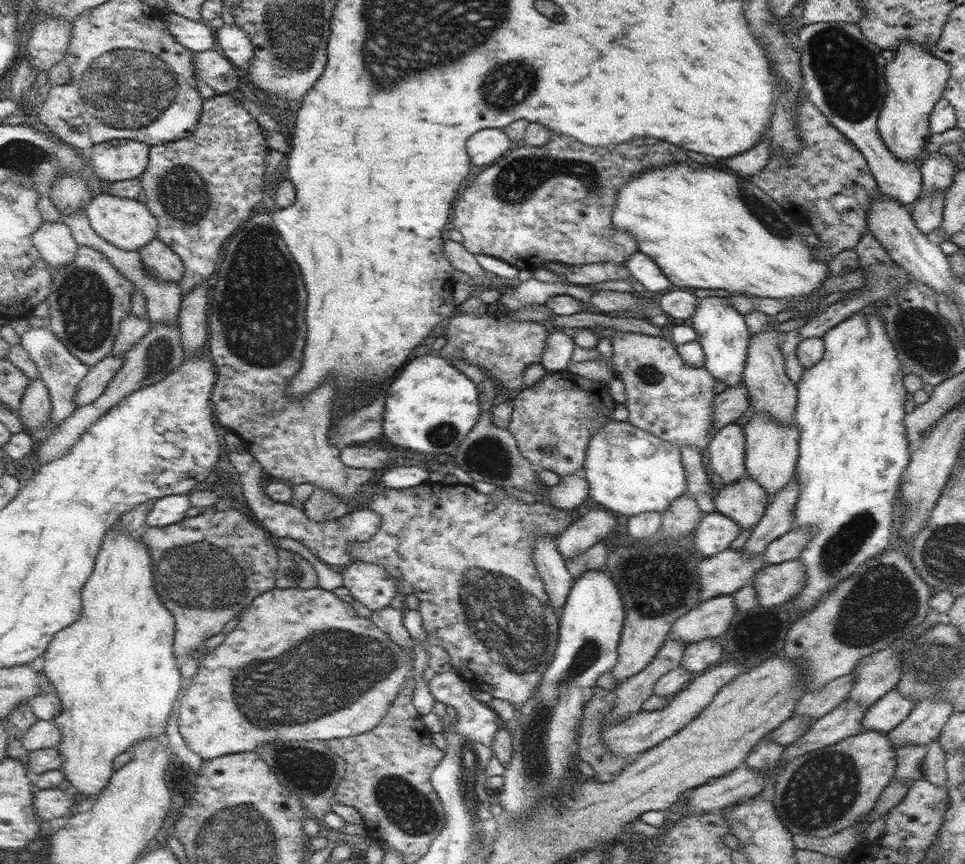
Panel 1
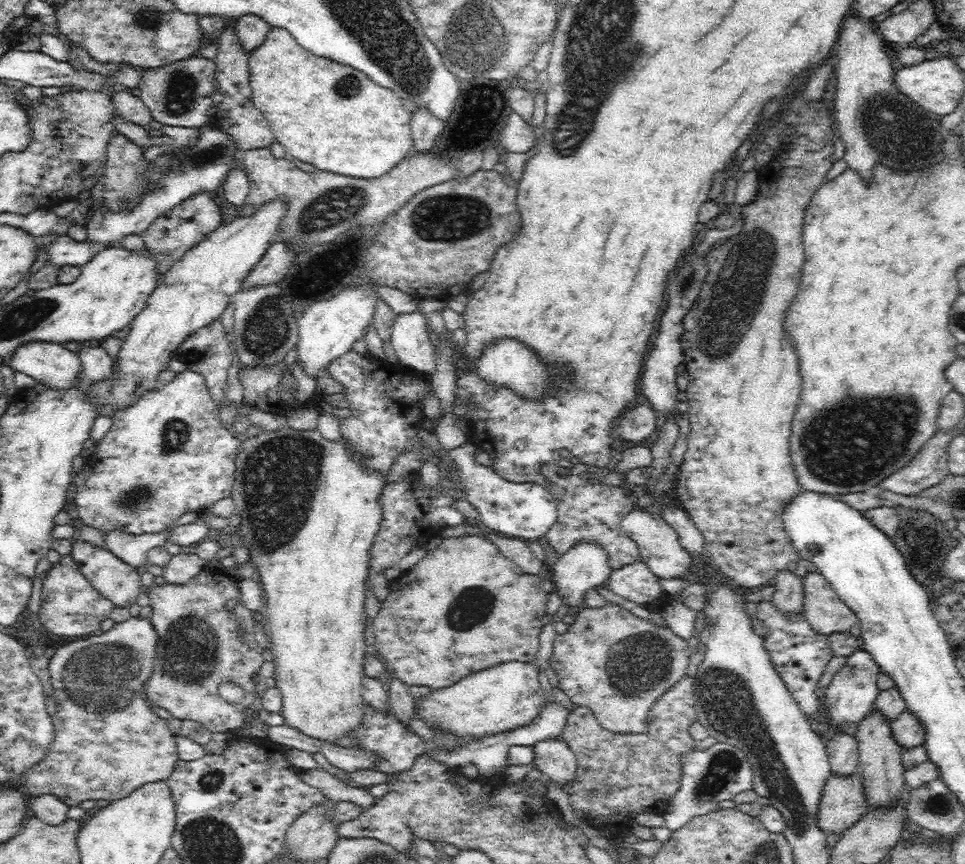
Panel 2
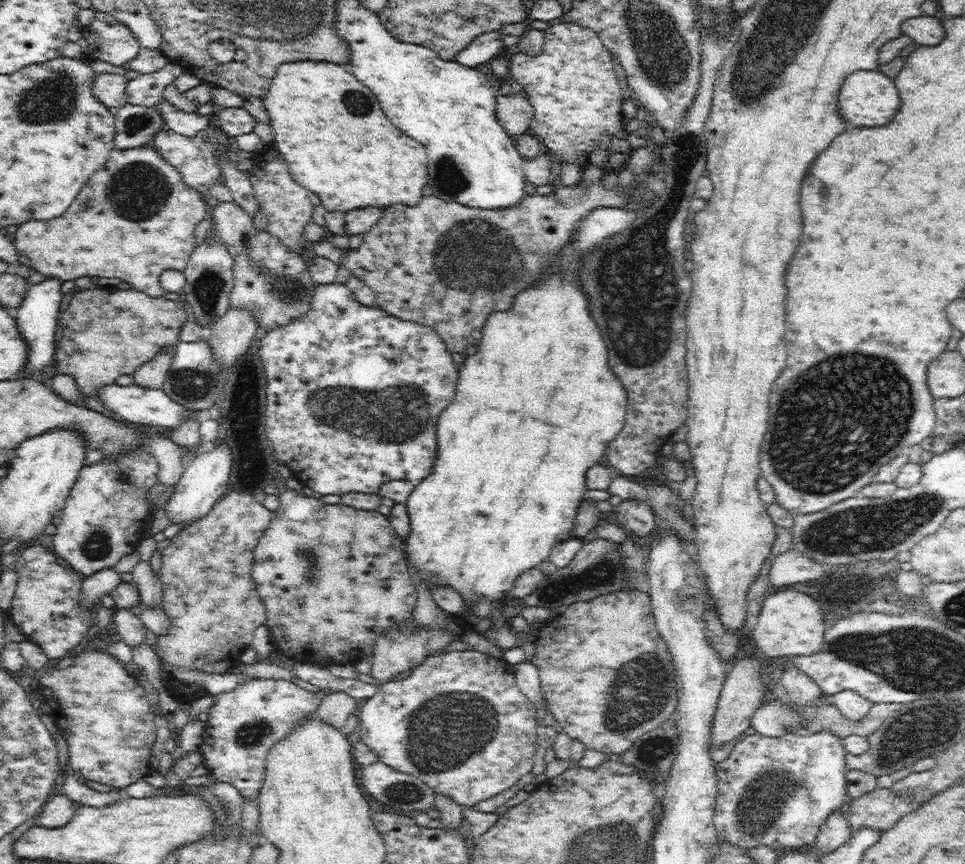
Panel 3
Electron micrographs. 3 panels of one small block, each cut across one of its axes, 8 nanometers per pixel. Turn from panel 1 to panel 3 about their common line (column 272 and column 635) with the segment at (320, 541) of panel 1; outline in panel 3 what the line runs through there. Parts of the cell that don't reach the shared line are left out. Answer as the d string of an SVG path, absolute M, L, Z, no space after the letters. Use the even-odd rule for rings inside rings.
M623 500L613 509L618 522L638 536L648 536L659 528L656 514L645 500Z

